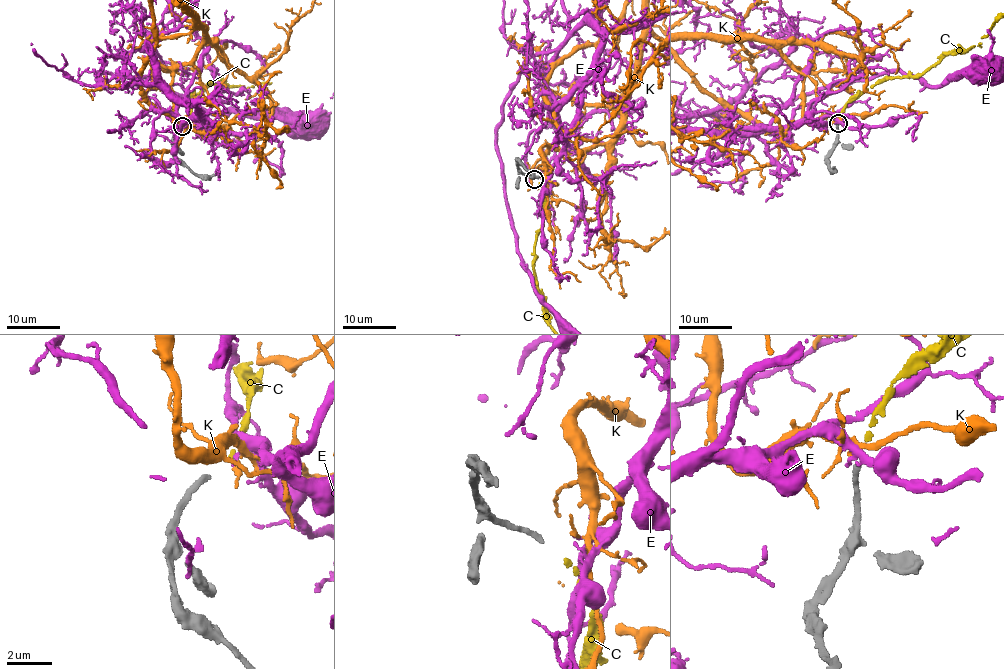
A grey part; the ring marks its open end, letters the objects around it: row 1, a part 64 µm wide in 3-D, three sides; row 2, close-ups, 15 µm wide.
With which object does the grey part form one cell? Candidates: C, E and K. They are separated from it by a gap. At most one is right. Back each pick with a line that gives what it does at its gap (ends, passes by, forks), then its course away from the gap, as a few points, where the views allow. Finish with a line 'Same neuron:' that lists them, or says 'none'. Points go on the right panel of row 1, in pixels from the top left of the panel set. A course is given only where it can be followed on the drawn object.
C: It ends there
Same neuron: C

